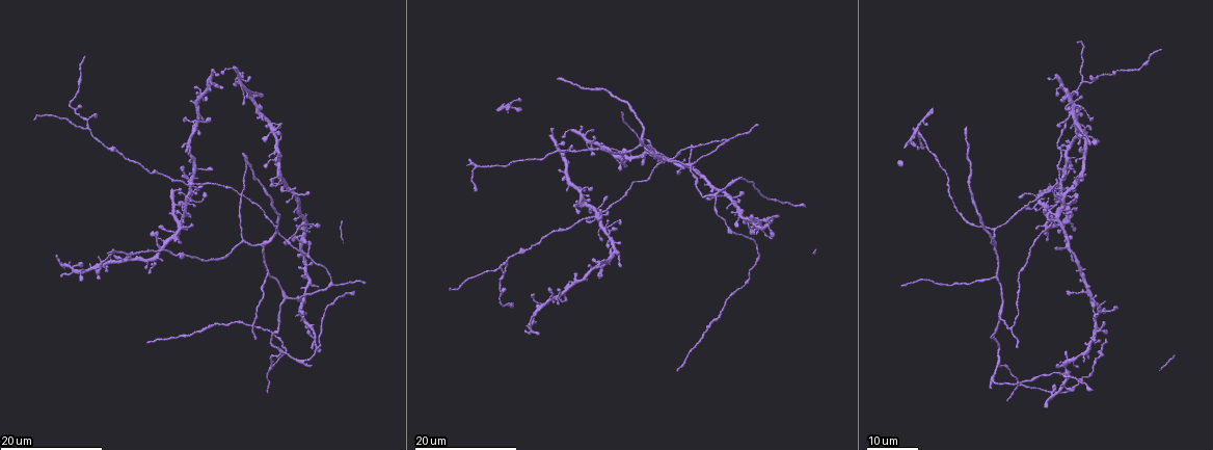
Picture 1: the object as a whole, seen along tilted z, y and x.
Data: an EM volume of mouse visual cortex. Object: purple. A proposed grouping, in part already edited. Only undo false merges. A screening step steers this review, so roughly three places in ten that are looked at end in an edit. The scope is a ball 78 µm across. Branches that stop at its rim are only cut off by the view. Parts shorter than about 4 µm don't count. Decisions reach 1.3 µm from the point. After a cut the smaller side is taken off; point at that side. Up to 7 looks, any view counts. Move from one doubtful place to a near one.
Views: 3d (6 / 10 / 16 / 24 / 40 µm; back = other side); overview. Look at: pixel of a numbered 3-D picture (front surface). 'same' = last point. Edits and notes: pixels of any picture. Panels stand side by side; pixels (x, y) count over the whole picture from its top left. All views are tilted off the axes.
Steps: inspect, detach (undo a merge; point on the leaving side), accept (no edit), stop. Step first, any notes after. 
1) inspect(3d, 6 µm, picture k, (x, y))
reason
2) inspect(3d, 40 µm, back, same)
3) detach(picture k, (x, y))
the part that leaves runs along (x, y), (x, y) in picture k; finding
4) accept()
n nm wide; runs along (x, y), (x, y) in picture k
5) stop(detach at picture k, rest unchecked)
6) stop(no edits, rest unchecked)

inspect(3d, 16 µm, picture 1, (726, 195))
branch point

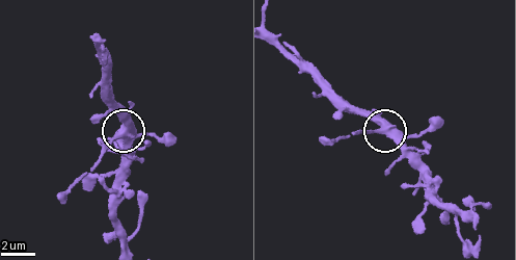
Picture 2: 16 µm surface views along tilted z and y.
inspect(3d, 10 µm, picture 2, (118, 134))
closer look

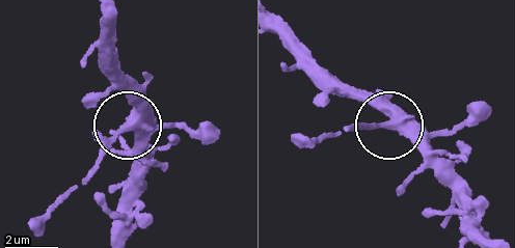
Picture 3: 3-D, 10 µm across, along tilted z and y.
accept()
360 nm wide; all the same neuron

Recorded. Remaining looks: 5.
inspect(3d, 16 µm, picture 1, (1097, 327))
looks like a crossing

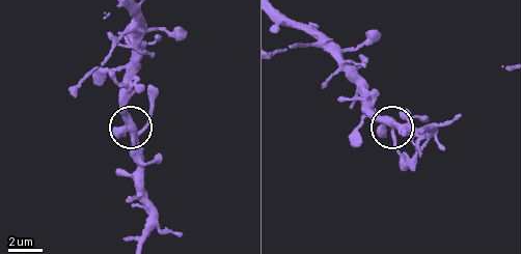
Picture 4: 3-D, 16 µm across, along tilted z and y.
inspect(3d, 10 µm, picture 4, (392, 136))

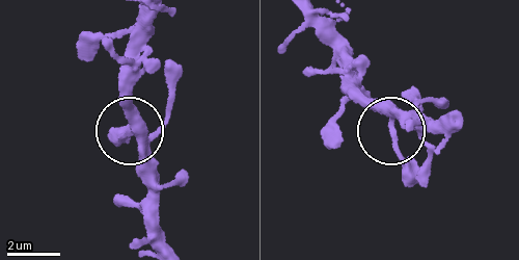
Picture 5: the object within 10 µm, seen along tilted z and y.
accept()
side arm 21 µm; all the same neuron

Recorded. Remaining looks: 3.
inspect(3d, 24 µm, picture 1, (605, 228))
four or more arms meet

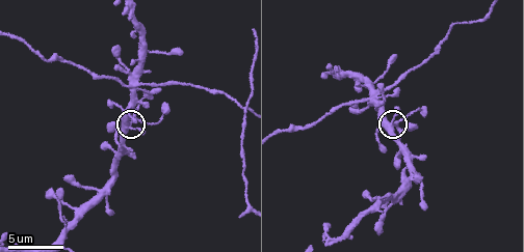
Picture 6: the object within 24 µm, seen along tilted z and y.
inspect(3d, 6 µm, picture 6, (391, 126))

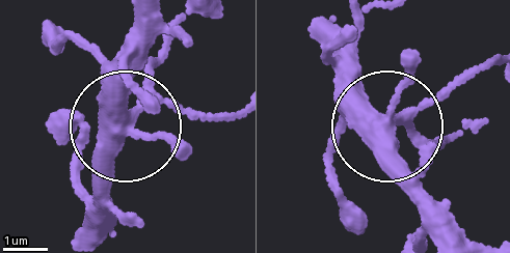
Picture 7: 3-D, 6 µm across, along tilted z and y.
accept()
all the same neuron

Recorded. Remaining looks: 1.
stop(no edits, rest unchecked)

